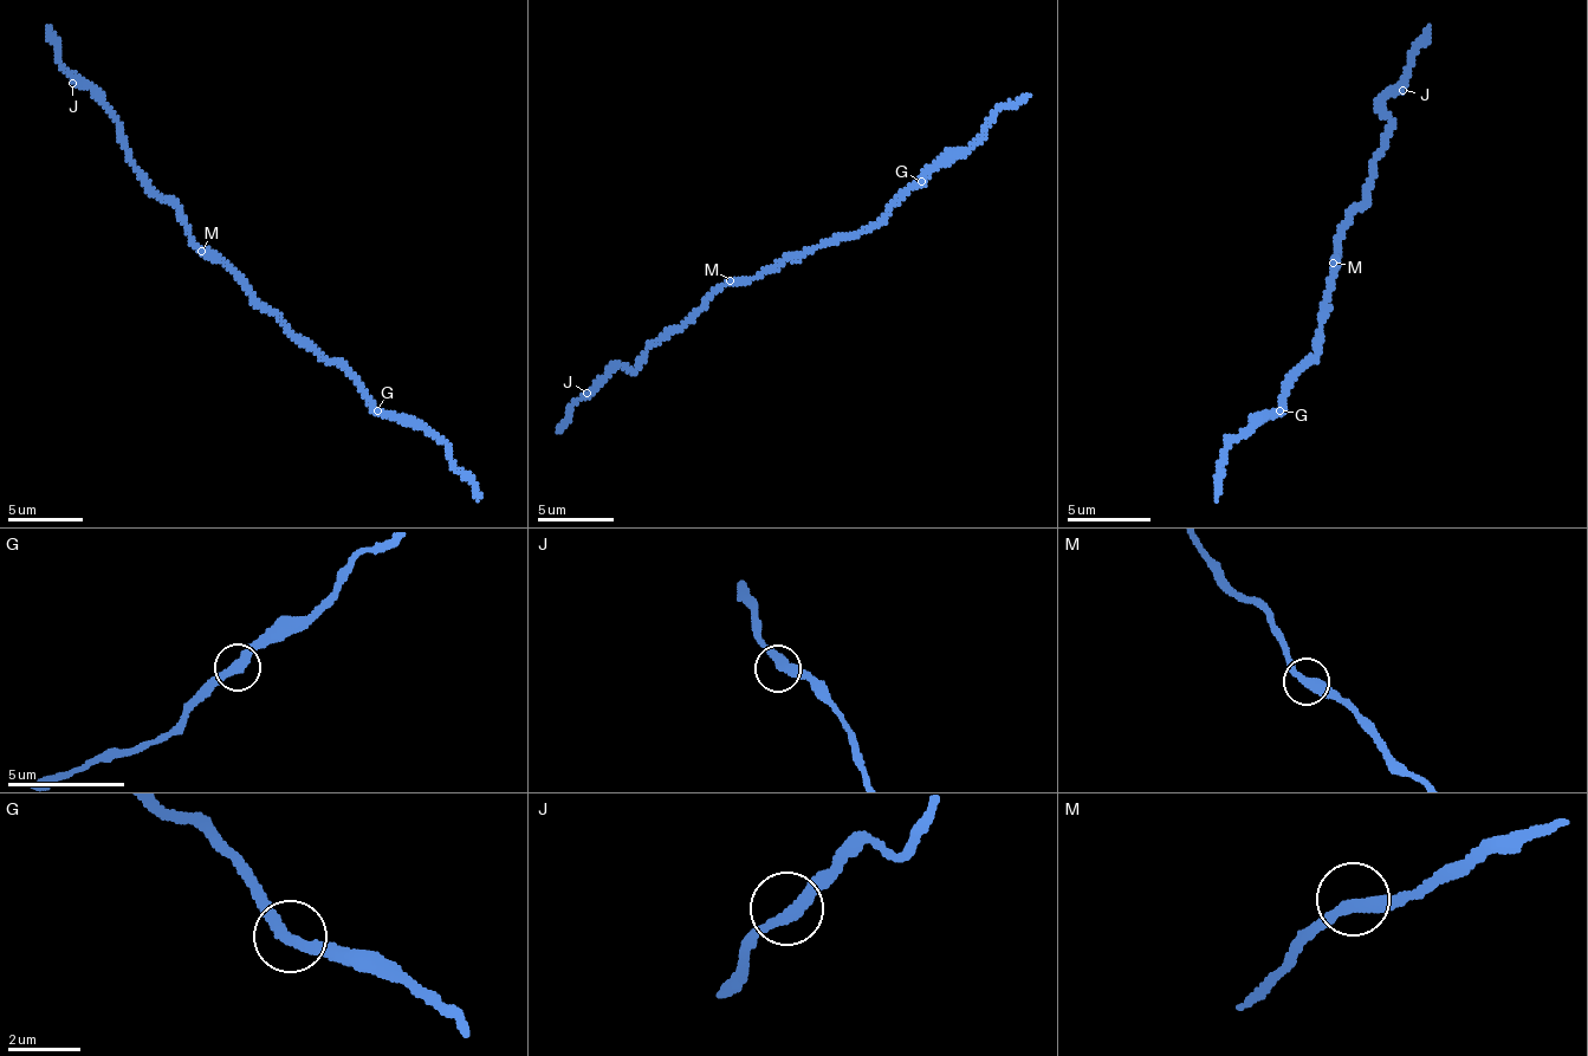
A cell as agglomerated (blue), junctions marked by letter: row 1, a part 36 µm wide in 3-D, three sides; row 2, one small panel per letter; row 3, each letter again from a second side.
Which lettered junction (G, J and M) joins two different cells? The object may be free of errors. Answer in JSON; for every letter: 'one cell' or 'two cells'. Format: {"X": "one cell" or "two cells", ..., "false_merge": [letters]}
{"G": "one cell", "J": "one cell", "M": "one cell", "false_merge": []}

